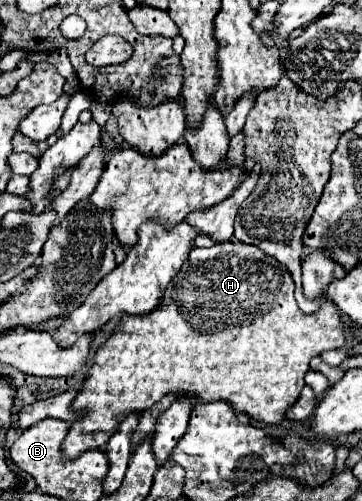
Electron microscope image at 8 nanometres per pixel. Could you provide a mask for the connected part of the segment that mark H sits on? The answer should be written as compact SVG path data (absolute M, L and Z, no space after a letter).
M232 240L222 246L192 248L188 260L164 290L156 310L138 318L126 316L112 338L96 352L94 364L72 402L72 410L82 412L82 418L70 424L70 432L62 442L62 460L74 460L94 448L104 450L128 414L142 414L166 394L194 402L224 400L236 414L246 414L268 426L280 424L300 398L310 360L324 350L342 348L346 342L344 322L336 306L324 296L320 300L322 308L316 314L304 314L294 300L290 272L272 260L260 262L254 246Z

